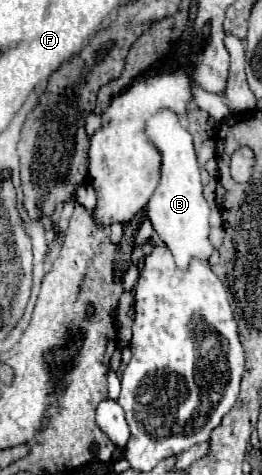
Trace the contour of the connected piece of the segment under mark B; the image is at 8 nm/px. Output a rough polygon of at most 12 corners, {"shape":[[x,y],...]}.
{"shape":[[159,109],[145,137],[161,155],[147,203],[177,267],[207,261],[209,205],[193,137]]}

